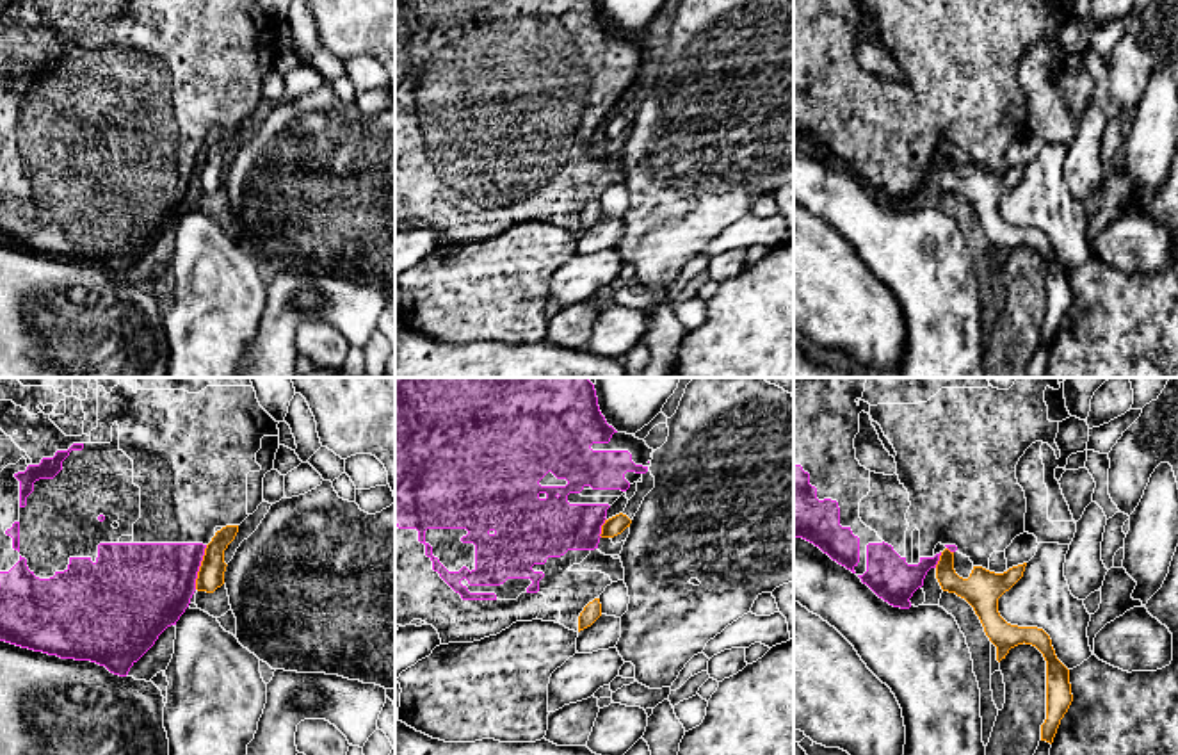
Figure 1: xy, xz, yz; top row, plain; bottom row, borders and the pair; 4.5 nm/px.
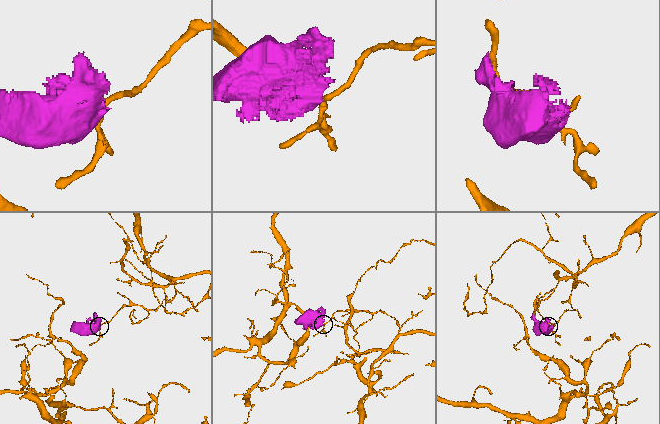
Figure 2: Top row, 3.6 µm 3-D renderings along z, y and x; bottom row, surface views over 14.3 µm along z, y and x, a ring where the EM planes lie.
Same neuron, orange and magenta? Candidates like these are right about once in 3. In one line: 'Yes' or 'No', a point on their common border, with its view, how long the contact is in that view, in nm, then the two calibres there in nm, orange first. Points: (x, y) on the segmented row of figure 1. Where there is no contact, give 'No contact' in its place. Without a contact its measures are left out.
No. Touches orange at xy (200, 567). Shared border 200 nm. Thickness 120 nm (orange) against 400 nm

